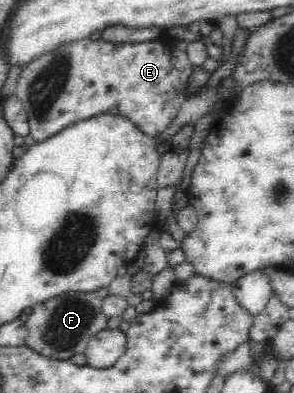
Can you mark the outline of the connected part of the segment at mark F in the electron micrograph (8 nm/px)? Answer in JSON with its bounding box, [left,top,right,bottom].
[23,290,108,360]

